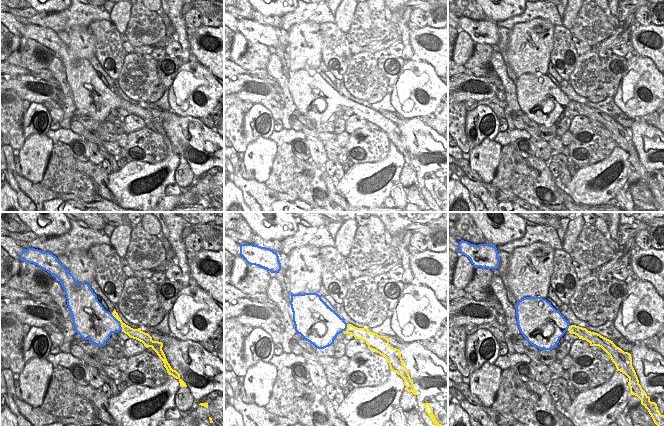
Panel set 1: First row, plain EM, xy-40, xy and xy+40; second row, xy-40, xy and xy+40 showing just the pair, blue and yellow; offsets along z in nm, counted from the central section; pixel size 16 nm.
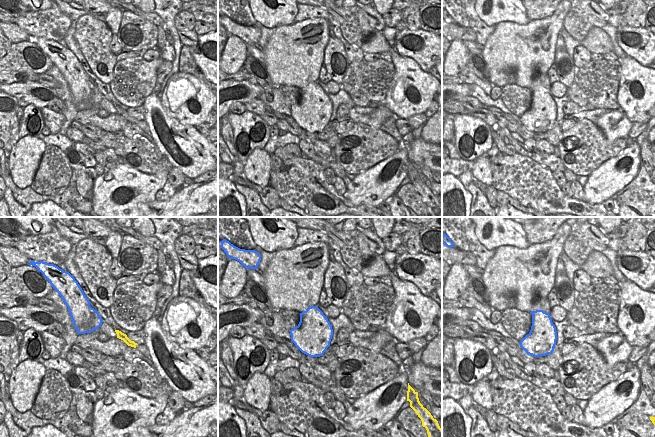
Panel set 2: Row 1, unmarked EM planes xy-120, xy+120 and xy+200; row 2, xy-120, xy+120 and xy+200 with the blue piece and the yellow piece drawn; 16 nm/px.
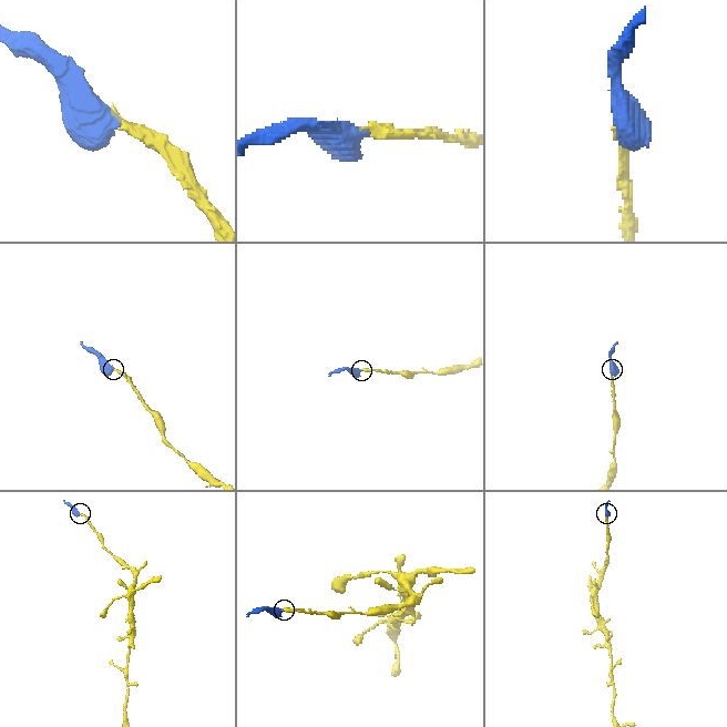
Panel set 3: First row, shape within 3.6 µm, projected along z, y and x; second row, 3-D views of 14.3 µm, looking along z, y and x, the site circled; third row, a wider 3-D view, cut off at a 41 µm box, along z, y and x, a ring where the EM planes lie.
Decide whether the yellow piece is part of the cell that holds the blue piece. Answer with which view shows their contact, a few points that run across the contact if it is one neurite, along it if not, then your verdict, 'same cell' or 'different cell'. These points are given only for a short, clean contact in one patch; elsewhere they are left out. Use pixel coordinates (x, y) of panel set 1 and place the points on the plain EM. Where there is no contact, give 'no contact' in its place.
xy-40 | xy-40 (105, 100), (120, 99), (132, 109) | same cell

